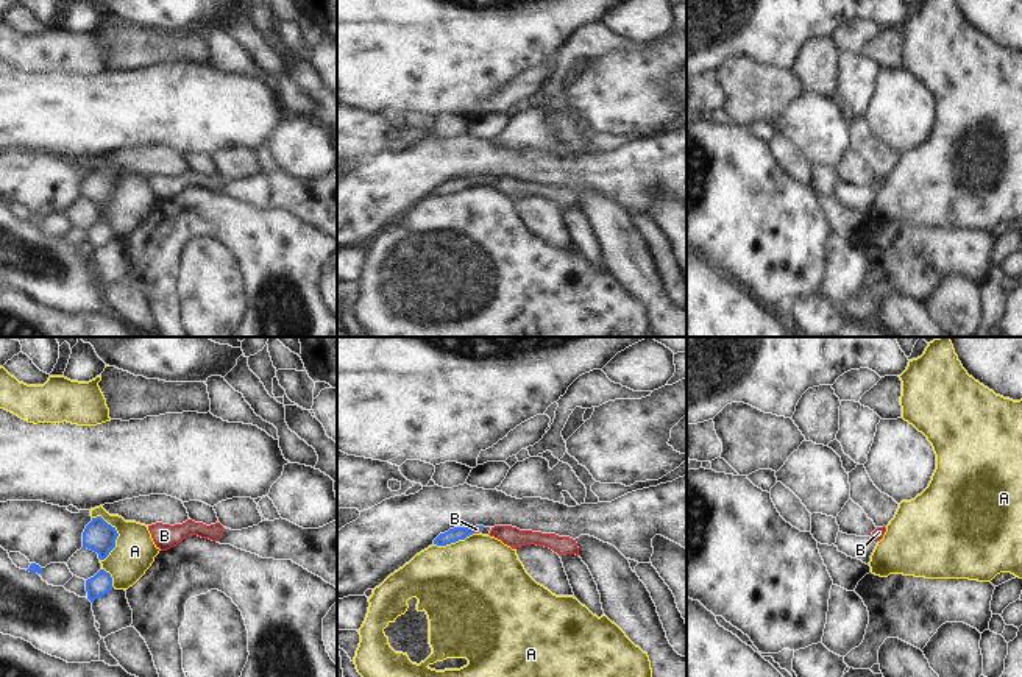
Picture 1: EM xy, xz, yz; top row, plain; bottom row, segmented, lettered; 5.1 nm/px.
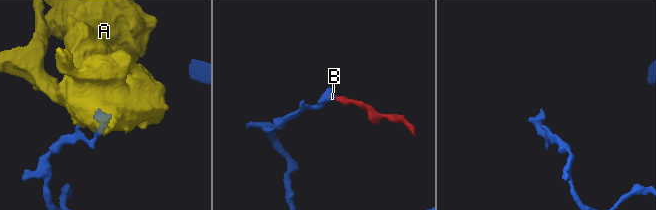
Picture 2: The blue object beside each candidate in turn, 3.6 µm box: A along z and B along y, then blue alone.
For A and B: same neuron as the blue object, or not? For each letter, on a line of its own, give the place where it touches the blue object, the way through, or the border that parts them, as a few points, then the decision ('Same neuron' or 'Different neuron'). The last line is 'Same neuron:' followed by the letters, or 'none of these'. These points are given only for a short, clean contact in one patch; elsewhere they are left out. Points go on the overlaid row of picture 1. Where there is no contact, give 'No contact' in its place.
A: Touches blue at xy (117, 535). Different neuron
B: Touches blue at xz (473, 529). Path across: xz (456, 534), (473, 529), (476, 529). Same neuron
Same neuron: B

